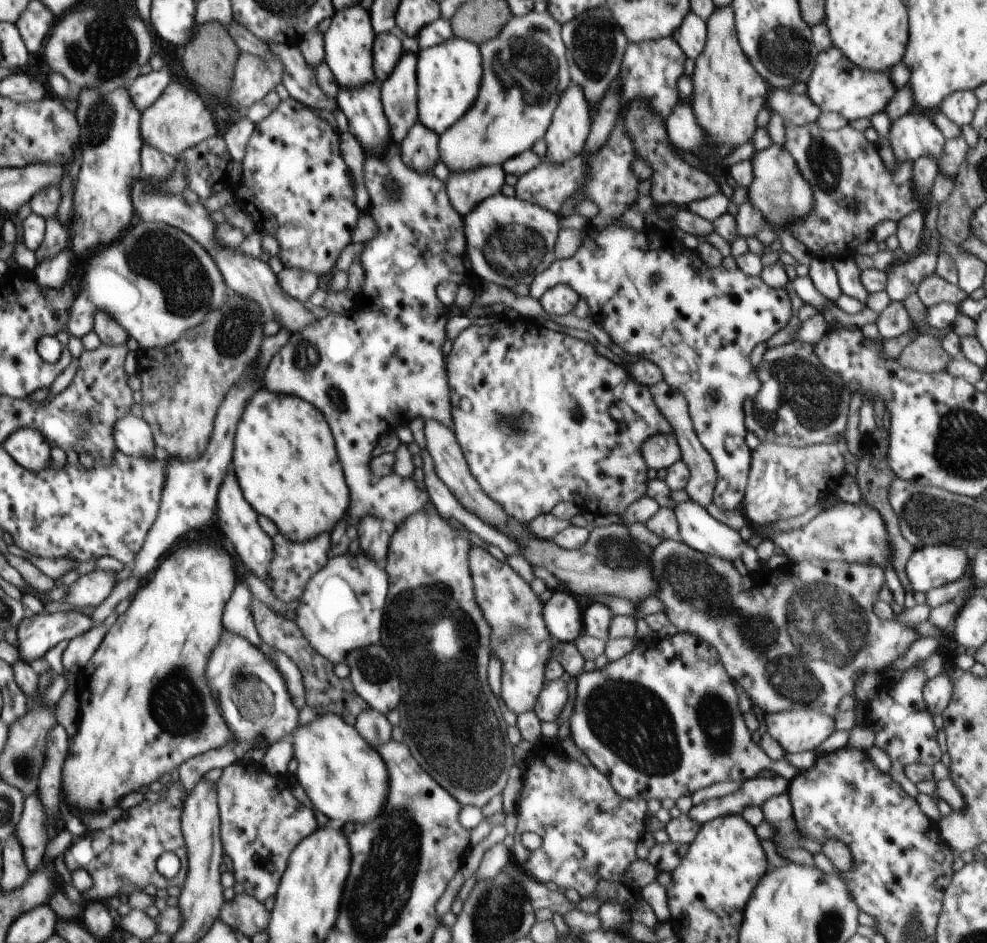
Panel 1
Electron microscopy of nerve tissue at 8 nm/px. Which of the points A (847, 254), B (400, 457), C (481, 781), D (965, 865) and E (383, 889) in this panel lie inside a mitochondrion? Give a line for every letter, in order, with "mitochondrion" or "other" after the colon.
A: other
B: other
C: mitochondrion
D: other
E: mitochondrion

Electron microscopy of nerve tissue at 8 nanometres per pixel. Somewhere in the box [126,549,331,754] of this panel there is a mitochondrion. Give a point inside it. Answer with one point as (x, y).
(176, 703)

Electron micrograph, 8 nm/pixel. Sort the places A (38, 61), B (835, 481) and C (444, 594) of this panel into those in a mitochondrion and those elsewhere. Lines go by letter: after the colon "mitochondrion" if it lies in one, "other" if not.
A: other
B: other
C: mitochondrion

